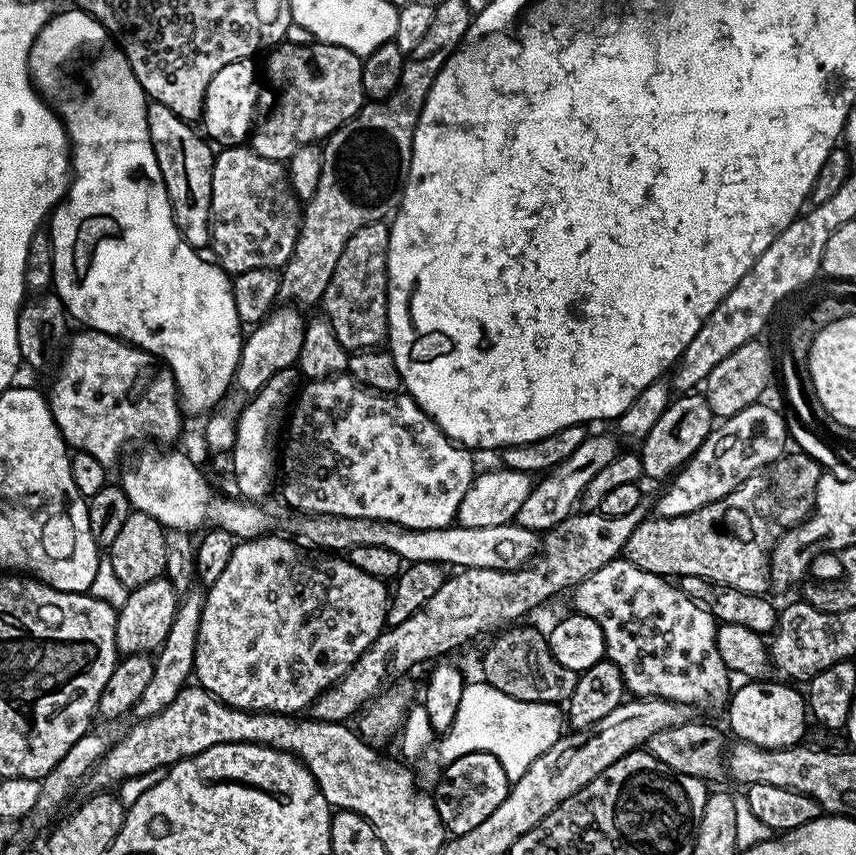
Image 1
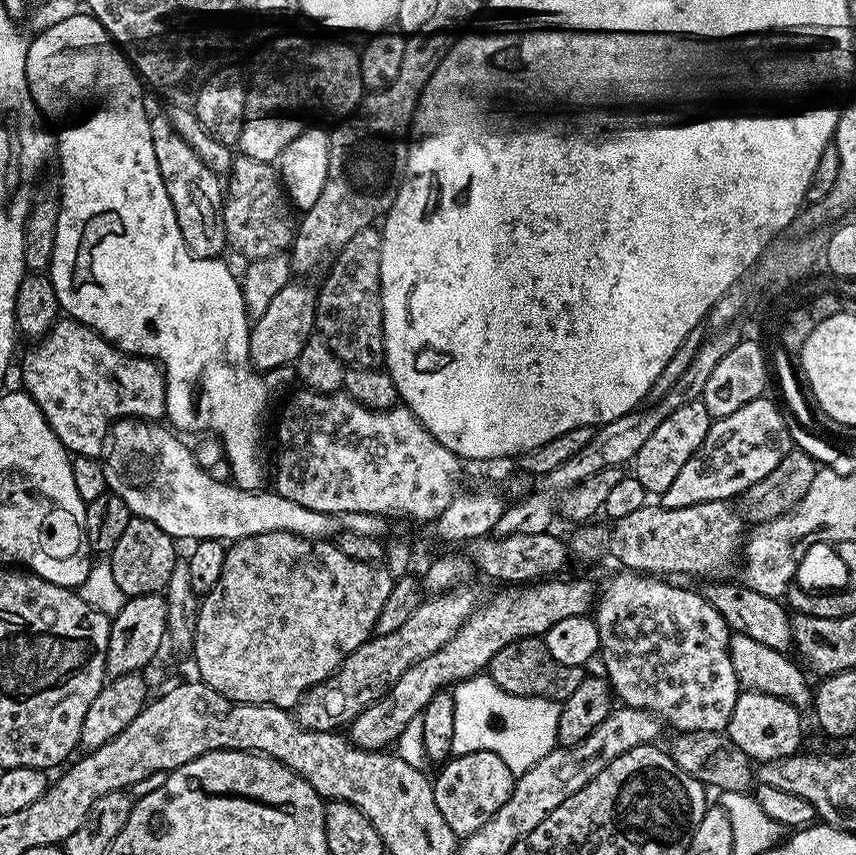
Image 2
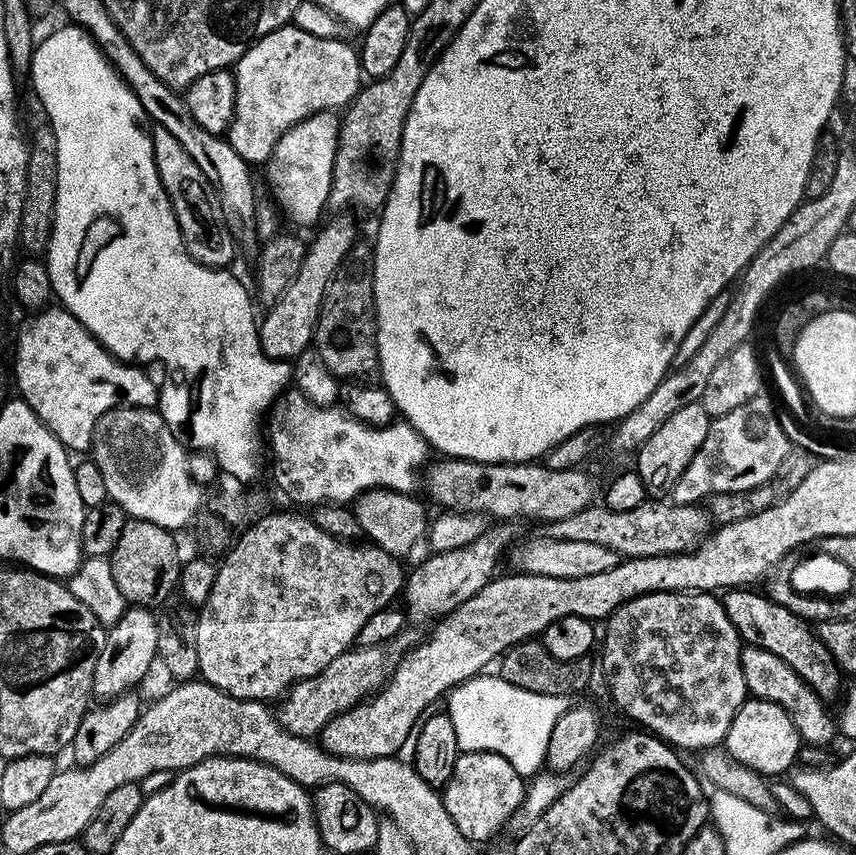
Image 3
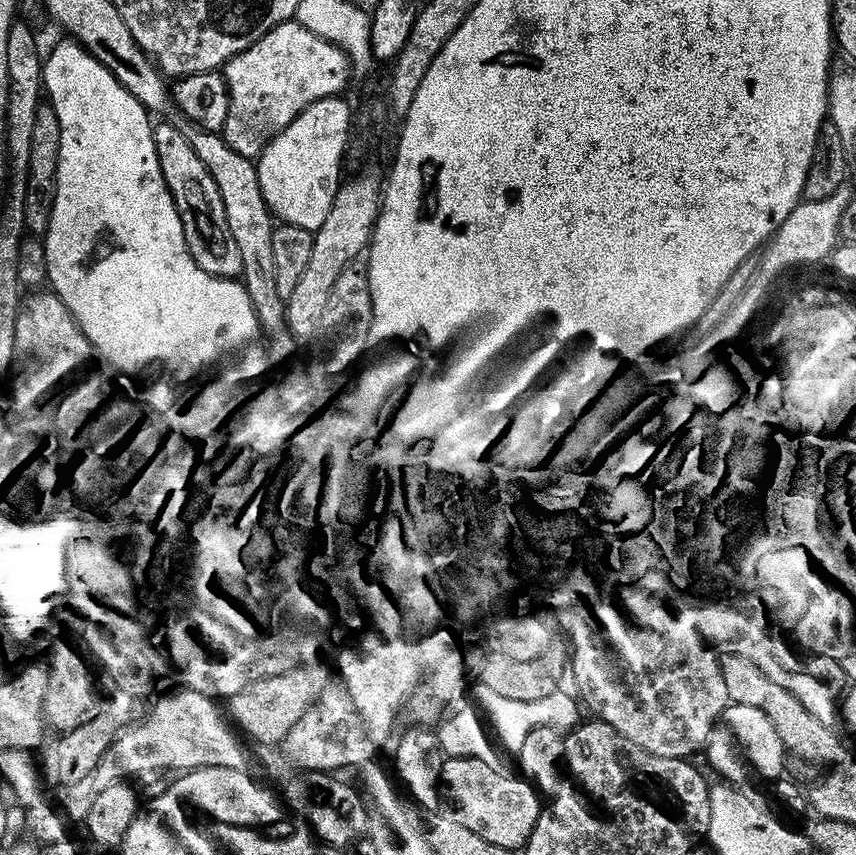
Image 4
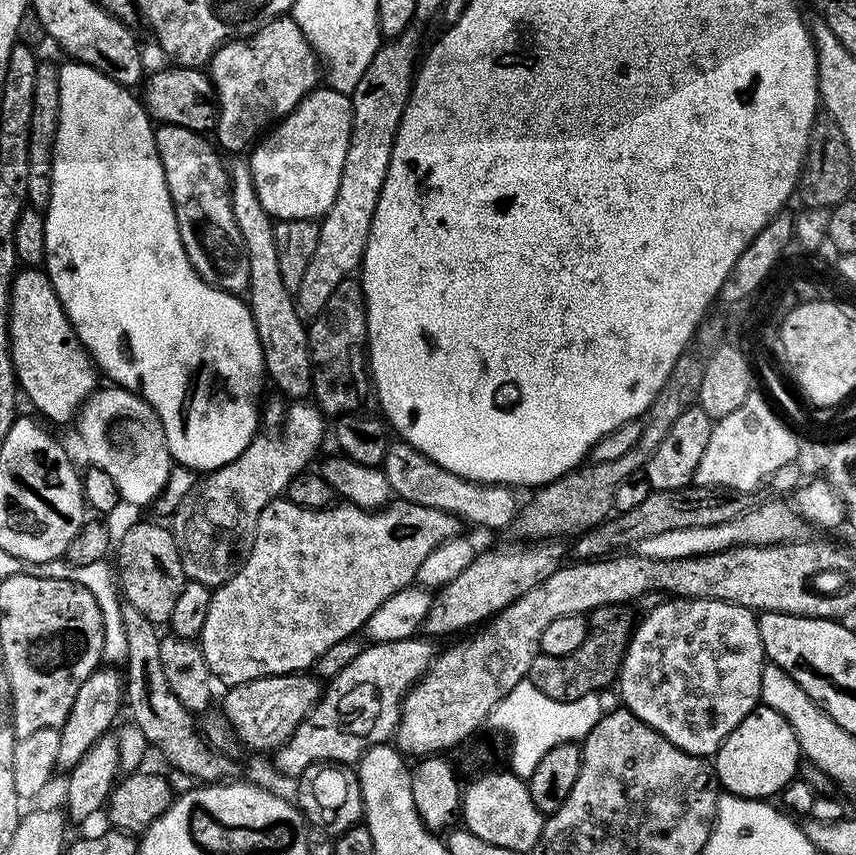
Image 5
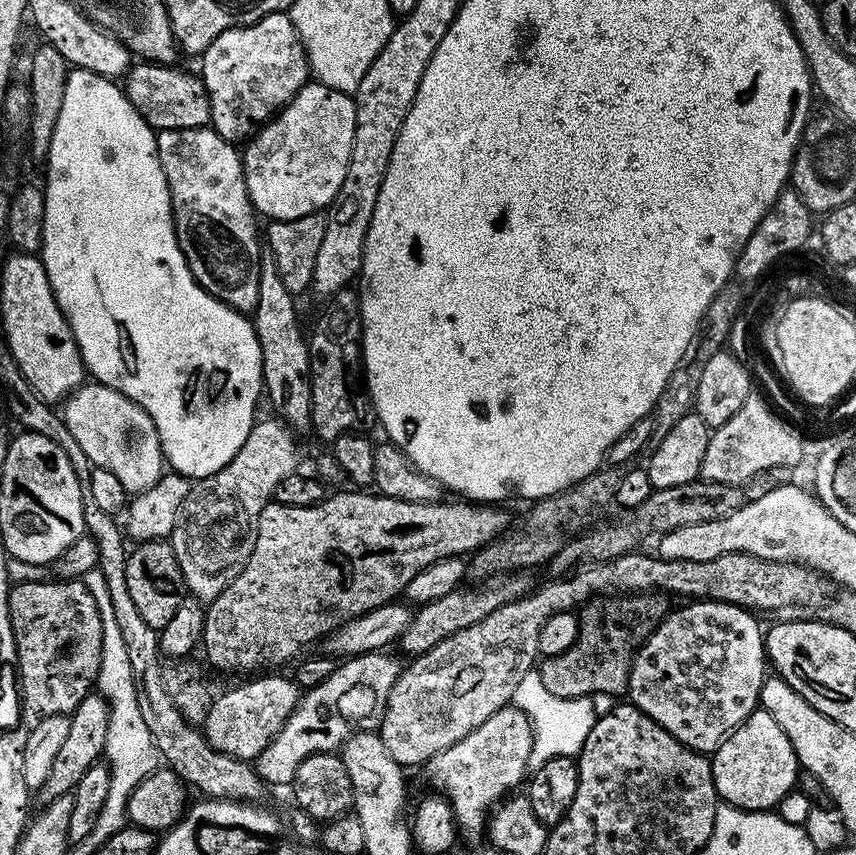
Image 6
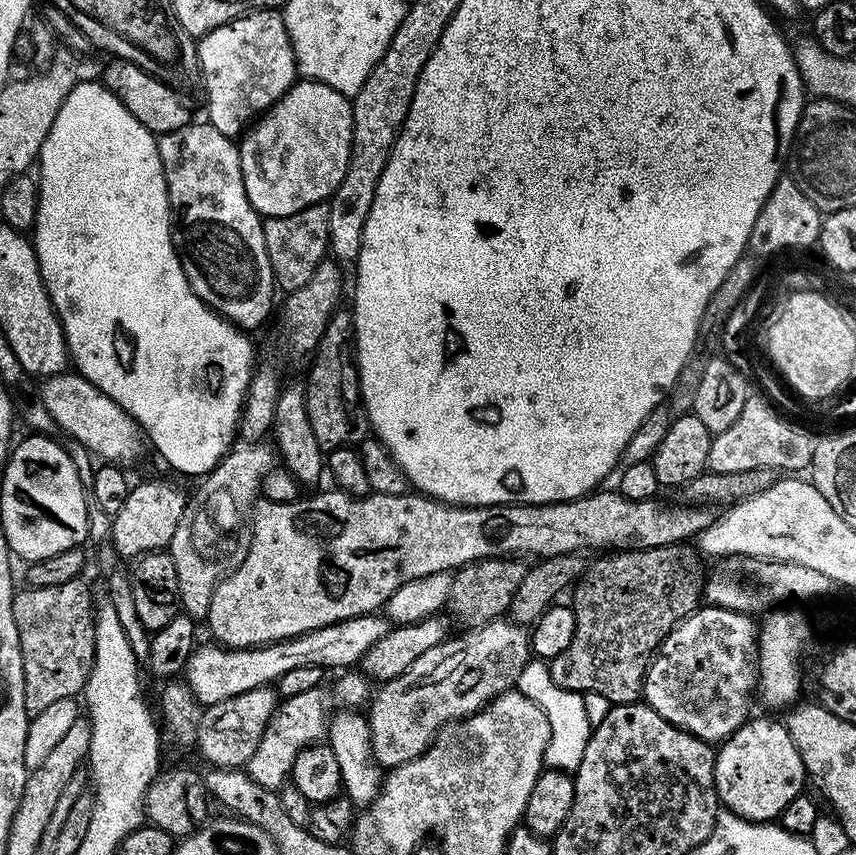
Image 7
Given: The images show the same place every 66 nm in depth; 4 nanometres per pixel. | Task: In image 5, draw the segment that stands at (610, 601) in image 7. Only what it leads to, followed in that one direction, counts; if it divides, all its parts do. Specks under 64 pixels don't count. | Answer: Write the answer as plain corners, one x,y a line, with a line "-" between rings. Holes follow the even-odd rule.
624,606
602,607
592,610
586,620
588,633
582,646
578,646
578,650
574,650
574,654
566,654
565,656
537,654
528,671
527,679
531,680
534,686
538,686
538,690
542,690
542,694
546,694
546,698
554,698
555,700
577,700
591,692
599,693
600,688
606,687
611,680
613,683
619,677
620,663
624,660
624,651
628,649
628,639
631,638
634,627
634,616
632,620
628,610

